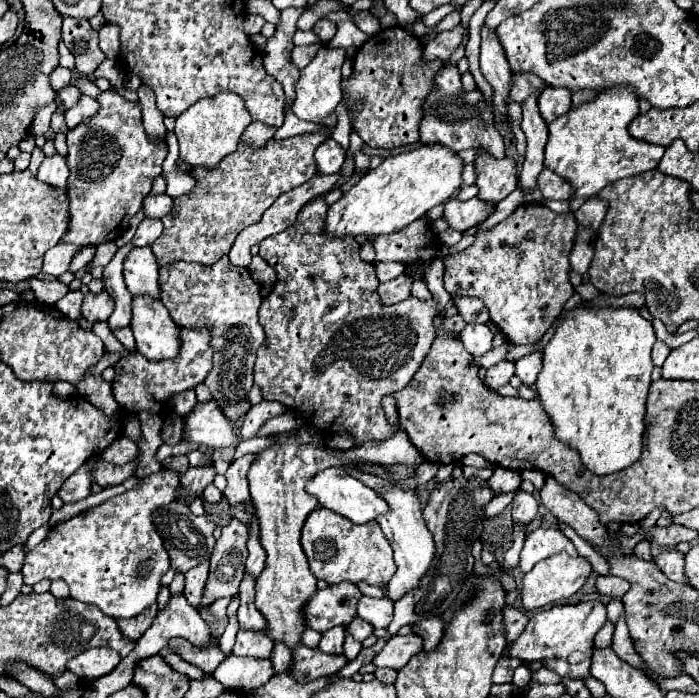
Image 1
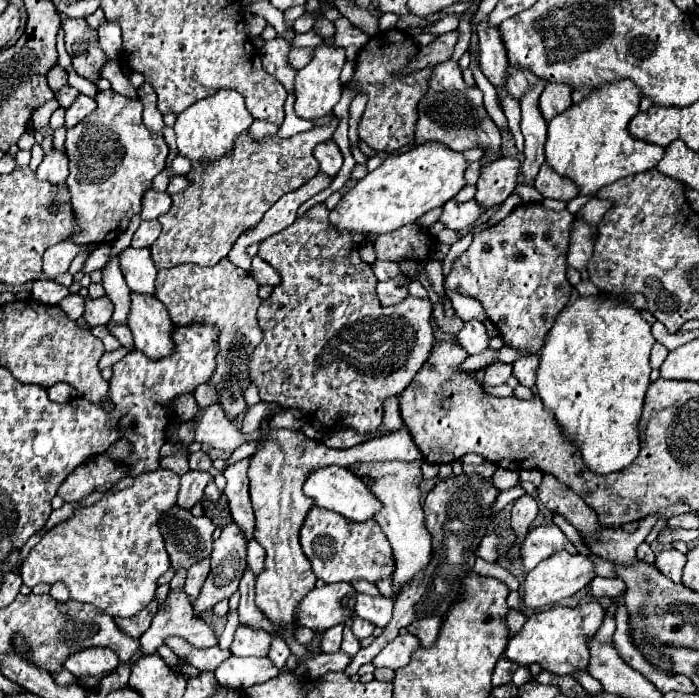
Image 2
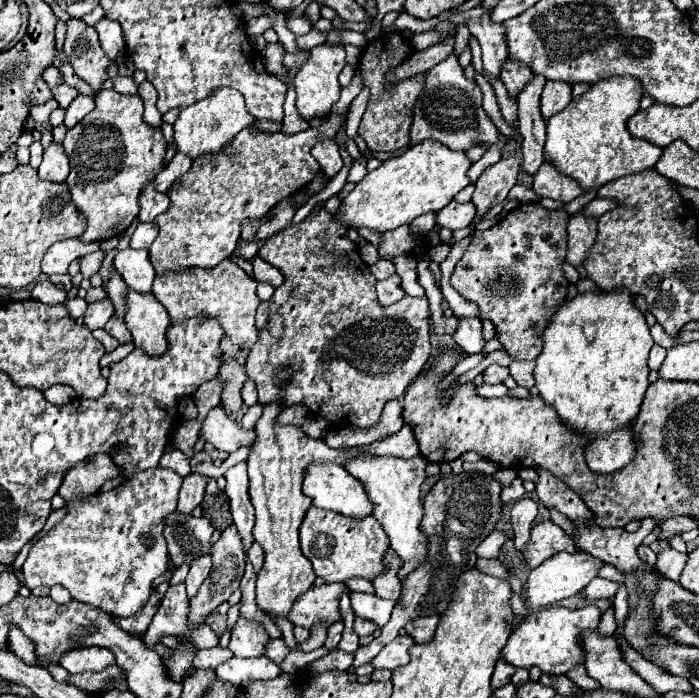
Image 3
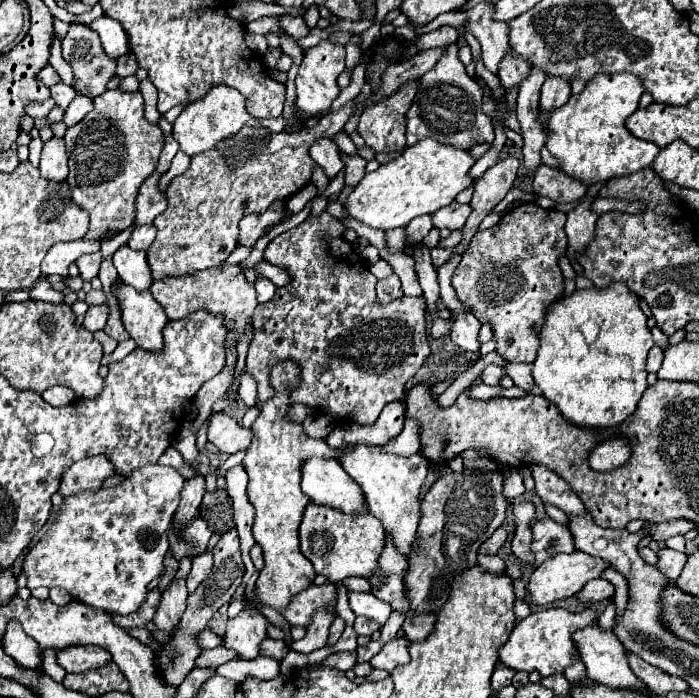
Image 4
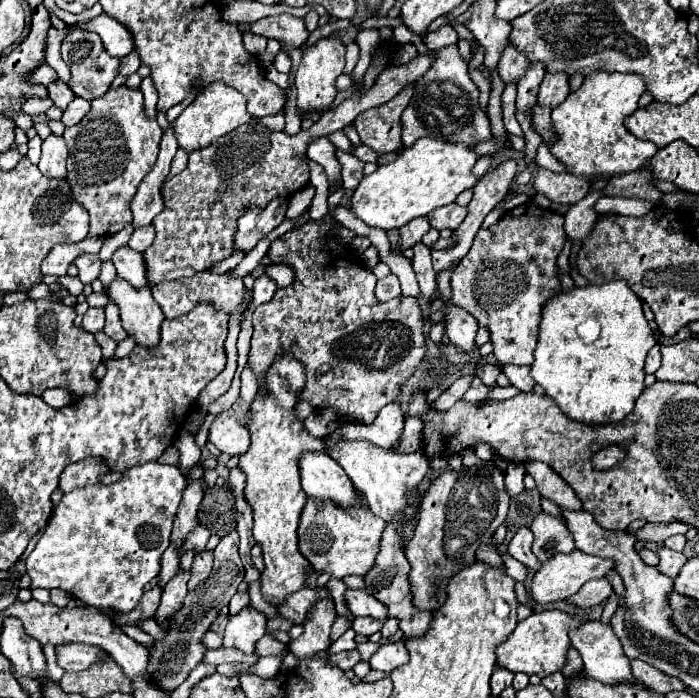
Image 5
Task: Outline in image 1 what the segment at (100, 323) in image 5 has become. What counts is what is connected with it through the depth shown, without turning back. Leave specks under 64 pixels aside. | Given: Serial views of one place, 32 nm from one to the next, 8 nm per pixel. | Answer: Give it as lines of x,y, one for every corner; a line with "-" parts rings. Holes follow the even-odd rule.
104,290
102,294
92,294
88,292
84,296
84,304
82,304
82,318
86,318
88,322
106,322
108,316
112,314
114,308
114,300
108,296
108,292

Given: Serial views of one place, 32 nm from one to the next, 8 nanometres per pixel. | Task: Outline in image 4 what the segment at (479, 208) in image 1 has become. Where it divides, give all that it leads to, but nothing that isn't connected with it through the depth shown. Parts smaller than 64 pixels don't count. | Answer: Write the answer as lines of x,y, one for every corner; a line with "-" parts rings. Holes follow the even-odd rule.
452,202
448,208
440,208
440,212
432,214
432,224
434,228
448,228
448,230
460,230
470,216
470,206
468,204
458,204

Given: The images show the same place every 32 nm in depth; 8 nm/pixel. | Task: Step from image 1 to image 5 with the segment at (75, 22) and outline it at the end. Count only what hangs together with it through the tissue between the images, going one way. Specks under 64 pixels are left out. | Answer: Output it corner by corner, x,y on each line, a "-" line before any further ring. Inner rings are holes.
72,30
64,42
62,42
62,60
68,64
70,68
70,80
68,80
68,88
74,92
74,96
84,98
84,100
92,100
96,96
104,96
104,92
108,92
112,80
118,76
120,70
120,58
110,56
98,34
94,32
86,32
86,30

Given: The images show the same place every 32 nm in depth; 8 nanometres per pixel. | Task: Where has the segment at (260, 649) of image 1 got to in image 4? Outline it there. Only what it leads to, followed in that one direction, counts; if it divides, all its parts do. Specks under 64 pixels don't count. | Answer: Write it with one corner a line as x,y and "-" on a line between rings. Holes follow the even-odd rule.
242,610
234,620
228,622
224,634
224,646
236,650
242,658
260,656
258,646
266,638
268,620
262,614

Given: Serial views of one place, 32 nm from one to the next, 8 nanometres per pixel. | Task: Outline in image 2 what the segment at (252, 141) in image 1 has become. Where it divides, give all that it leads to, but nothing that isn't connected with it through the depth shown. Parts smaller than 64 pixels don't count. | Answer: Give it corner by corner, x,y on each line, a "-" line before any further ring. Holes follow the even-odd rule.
254,120
254,124
248,128
250,136
254,136
254,138
272,136
272,134
276,134
276,130
278,130
278,126
274,126
274,124
268,124
268,122
262,122
262,120

